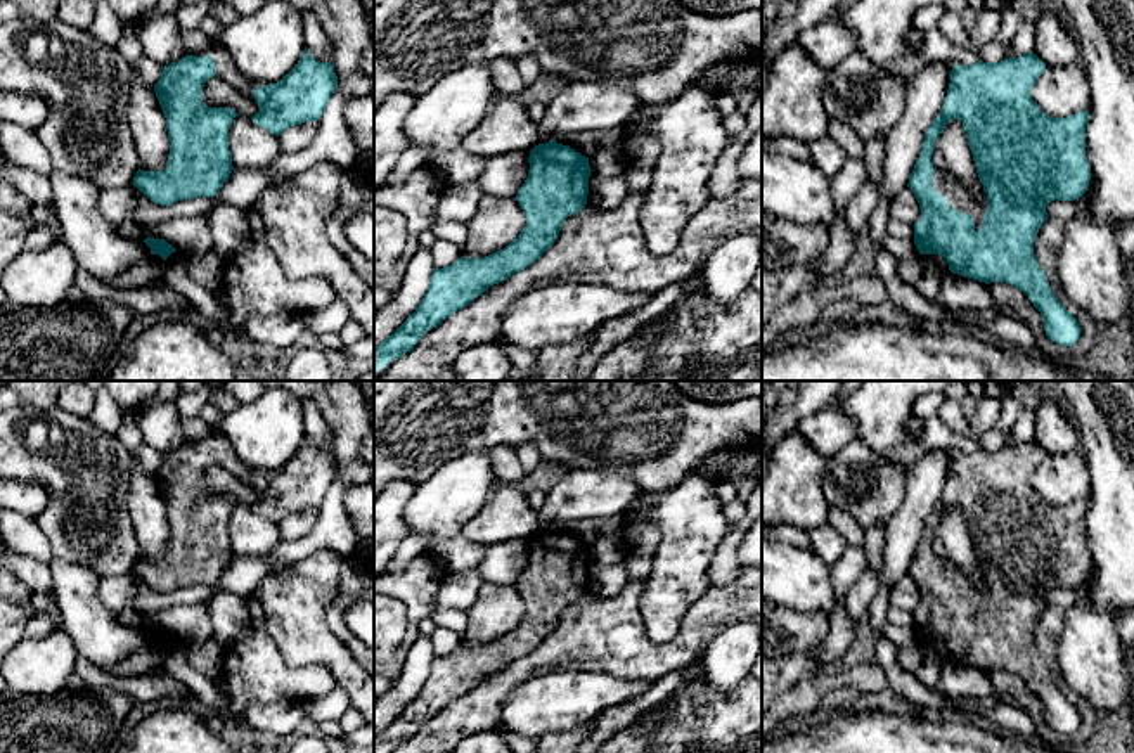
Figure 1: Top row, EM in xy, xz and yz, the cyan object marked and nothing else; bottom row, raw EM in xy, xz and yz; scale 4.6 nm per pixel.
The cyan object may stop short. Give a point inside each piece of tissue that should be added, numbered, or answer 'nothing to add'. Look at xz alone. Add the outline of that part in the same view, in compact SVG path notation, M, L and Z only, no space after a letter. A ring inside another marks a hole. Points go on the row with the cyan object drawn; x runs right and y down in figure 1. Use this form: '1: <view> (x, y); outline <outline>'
nothing to add

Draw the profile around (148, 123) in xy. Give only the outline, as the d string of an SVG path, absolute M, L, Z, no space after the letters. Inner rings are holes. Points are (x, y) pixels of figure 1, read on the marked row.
M139 73L130 92L130 128L135 142L139 168L161 171L168 164L170 138L166 118L152 87Z

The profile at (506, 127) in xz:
M499 97L481 123L461 142L461 149L483 159L511 151L532 151L540 144L540 130L516 99Z

